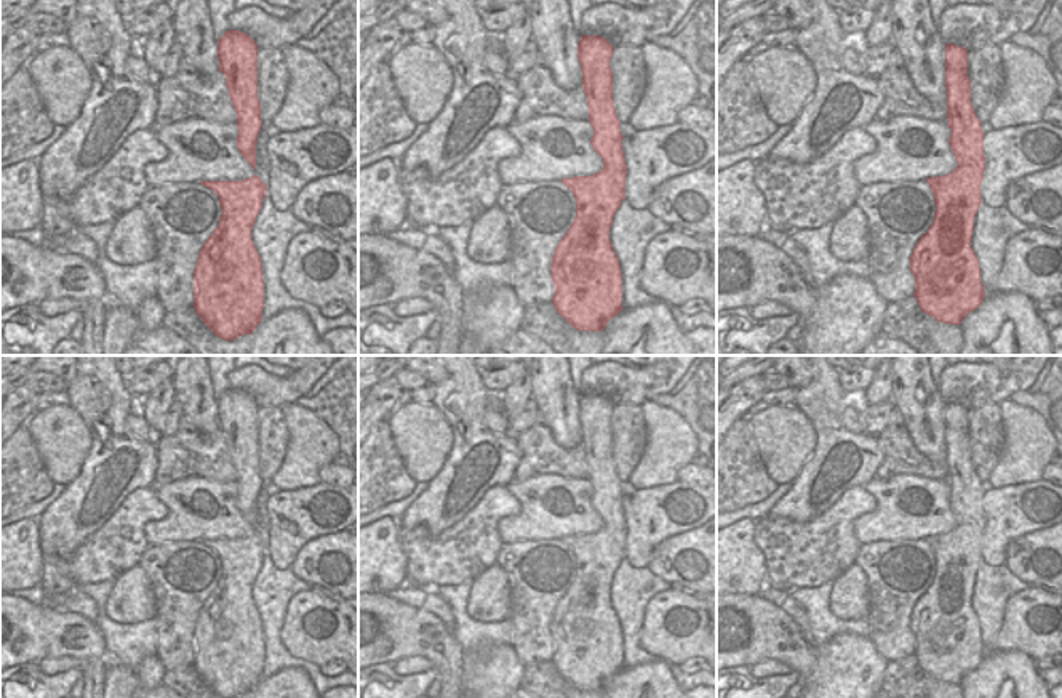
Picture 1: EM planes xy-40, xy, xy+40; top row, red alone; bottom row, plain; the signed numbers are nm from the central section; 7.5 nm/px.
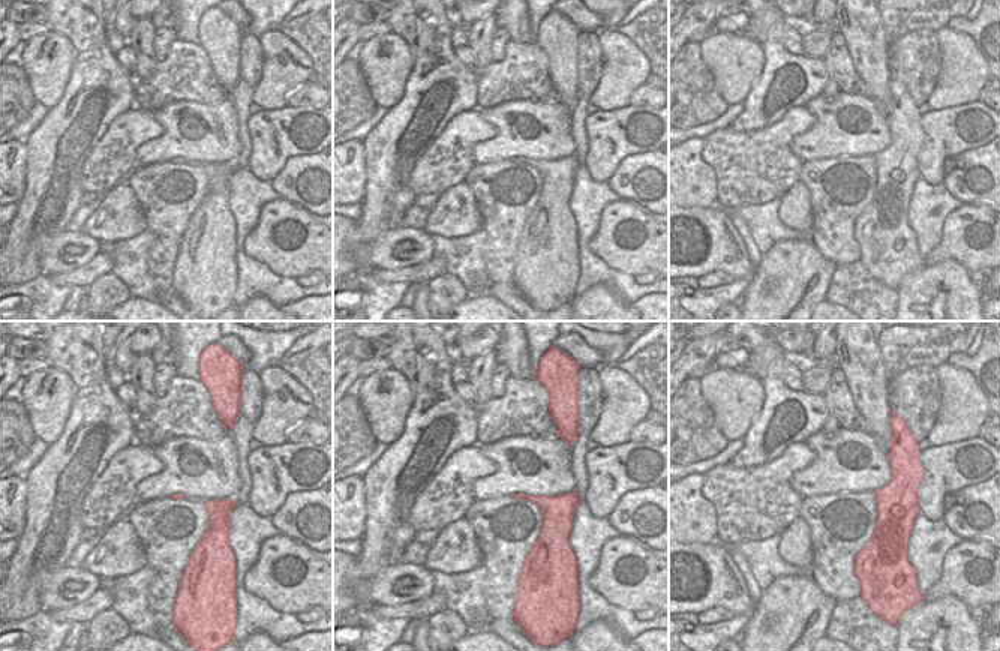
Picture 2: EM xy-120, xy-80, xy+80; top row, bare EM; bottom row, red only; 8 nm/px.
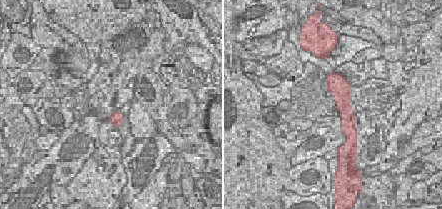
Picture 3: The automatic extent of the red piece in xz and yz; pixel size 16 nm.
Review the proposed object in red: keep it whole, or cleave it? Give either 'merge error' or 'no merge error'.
no merge error

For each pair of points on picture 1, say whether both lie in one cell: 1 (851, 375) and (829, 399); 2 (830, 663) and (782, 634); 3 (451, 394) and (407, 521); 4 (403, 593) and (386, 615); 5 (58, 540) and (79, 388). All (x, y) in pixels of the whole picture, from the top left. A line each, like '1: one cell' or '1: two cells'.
1: two cells
2: two cells
3: one cell
4: two cells
5: one cell

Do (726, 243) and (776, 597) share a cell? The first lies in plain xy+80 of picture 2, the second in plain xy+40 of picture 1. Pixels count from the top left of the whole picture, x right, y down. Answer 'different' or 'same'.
different

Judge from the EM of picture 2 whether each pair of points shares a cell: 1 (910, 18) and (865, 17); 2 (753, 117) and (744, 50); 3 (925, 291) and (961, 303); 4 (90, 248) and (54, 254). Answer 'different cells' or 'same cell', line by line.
1: different cells
2: different cells
3: same cell
4: same cell

